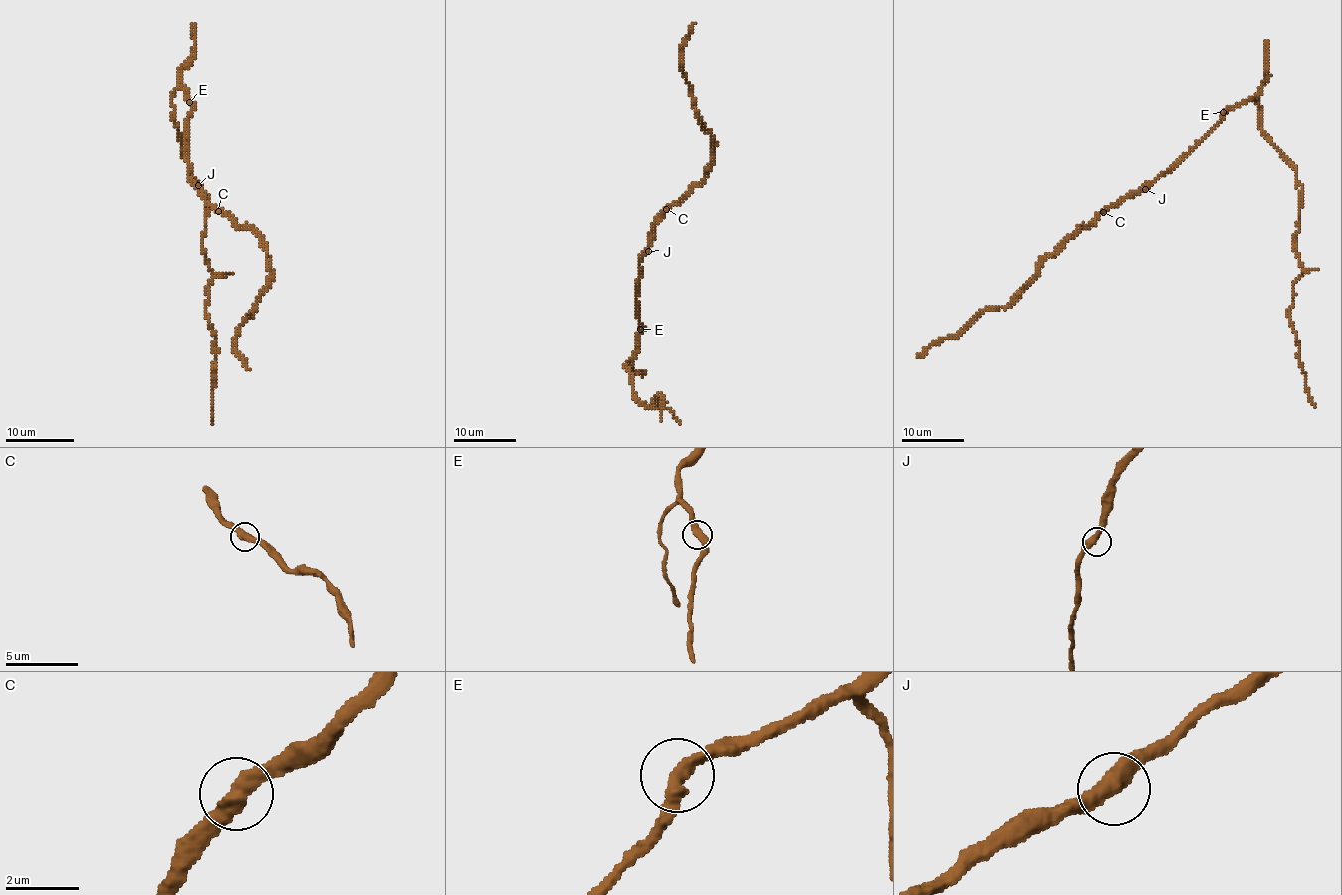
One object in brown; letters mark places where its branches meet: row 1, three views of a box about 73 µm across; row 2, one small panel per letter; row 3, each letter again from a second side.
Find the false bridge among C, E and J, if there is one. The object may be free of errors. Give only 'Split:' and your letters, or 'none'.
Split: none

